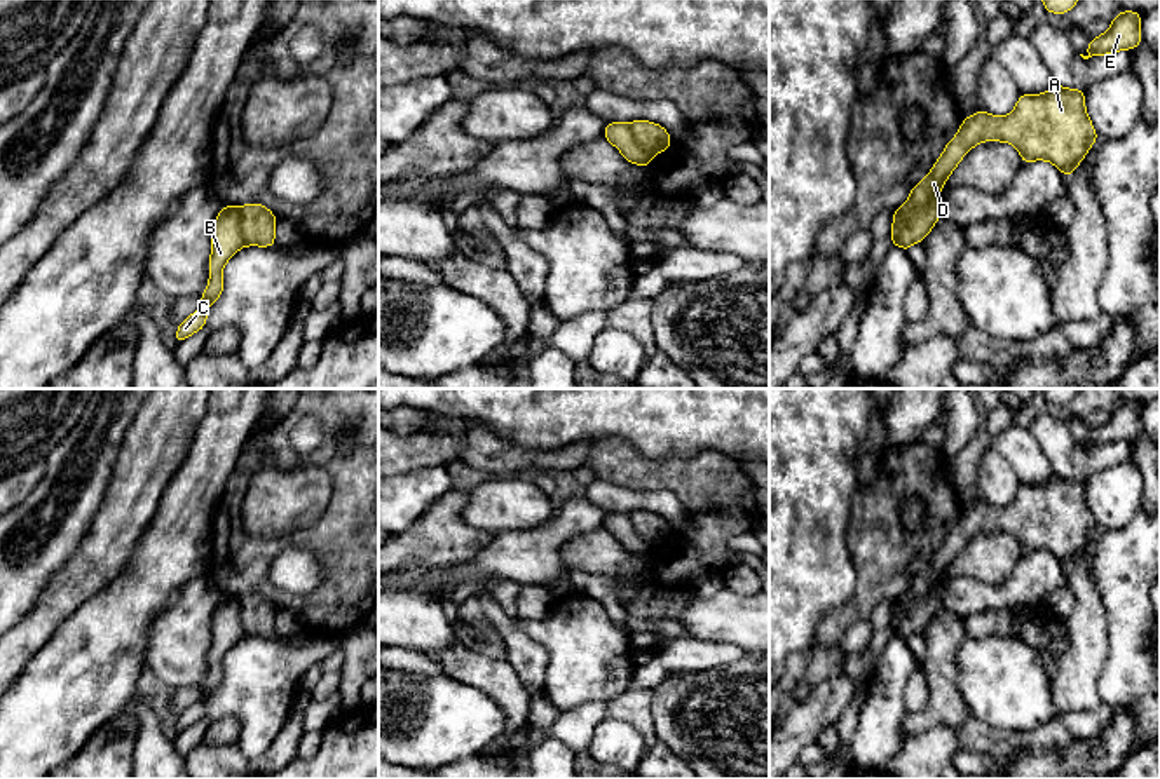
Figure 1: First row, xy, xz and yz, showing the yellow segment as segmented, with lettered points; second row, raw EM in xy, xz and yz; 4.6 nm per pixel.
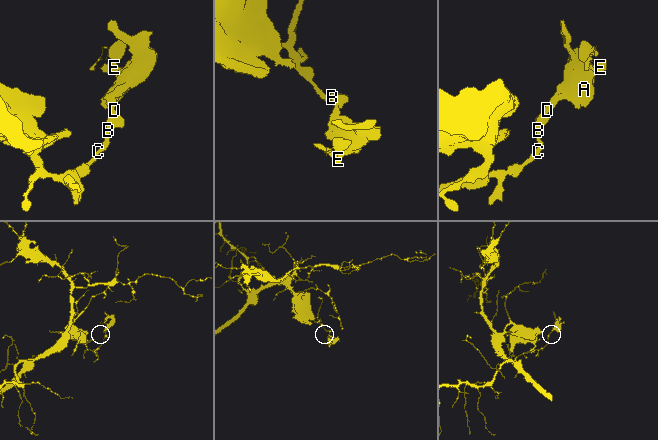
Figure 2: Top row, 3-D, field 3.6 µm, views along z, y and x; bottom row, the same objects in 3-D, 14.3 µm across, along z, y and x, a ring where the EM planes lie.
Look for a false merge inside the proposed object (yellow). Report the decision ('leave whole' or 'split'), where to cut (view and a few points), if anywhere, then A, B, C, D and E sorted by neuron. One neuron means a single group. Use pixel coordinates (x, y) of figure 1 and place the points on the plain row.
split; cut in yz along (935, 589), (909, 602), (904, 607), (902, 619), (890, 628); A D E / B C

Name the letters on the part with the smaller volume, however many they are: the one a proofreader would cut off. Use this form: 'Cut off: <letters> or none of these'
Cut off: A, D, E

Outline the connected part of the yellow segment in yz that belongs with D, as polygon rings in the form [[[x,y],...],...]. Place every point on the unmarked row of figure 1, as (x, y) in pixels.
[[[1054,474],[1045,484],[1020,484],[1006,507],[989,505],[982,498],[963,509],[958,525],[947,533],[928,566],[912,577],[905,594],[893,603],[890,627],[900,624],[907,603],[937,591],[949,565],[980,532],[1010,533],[1019,540],[1022,554],[1050,551],[1069,568],[1099,530],[1085,500],[1085,481]]]

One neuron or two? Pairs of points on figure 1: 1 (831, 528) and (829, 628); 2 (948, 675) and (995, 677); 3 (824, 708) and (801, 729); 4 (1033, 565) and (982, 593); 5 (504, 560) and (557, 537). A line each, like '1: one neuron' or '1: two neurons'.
1: two neurons
2: two neurons
3: one neuron
4: one neuron
5: one neuron

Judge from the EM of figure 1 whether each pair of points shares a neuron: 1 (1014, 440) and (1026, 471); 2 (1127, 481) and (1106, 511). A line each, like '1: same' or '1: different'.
1: same
2: same

